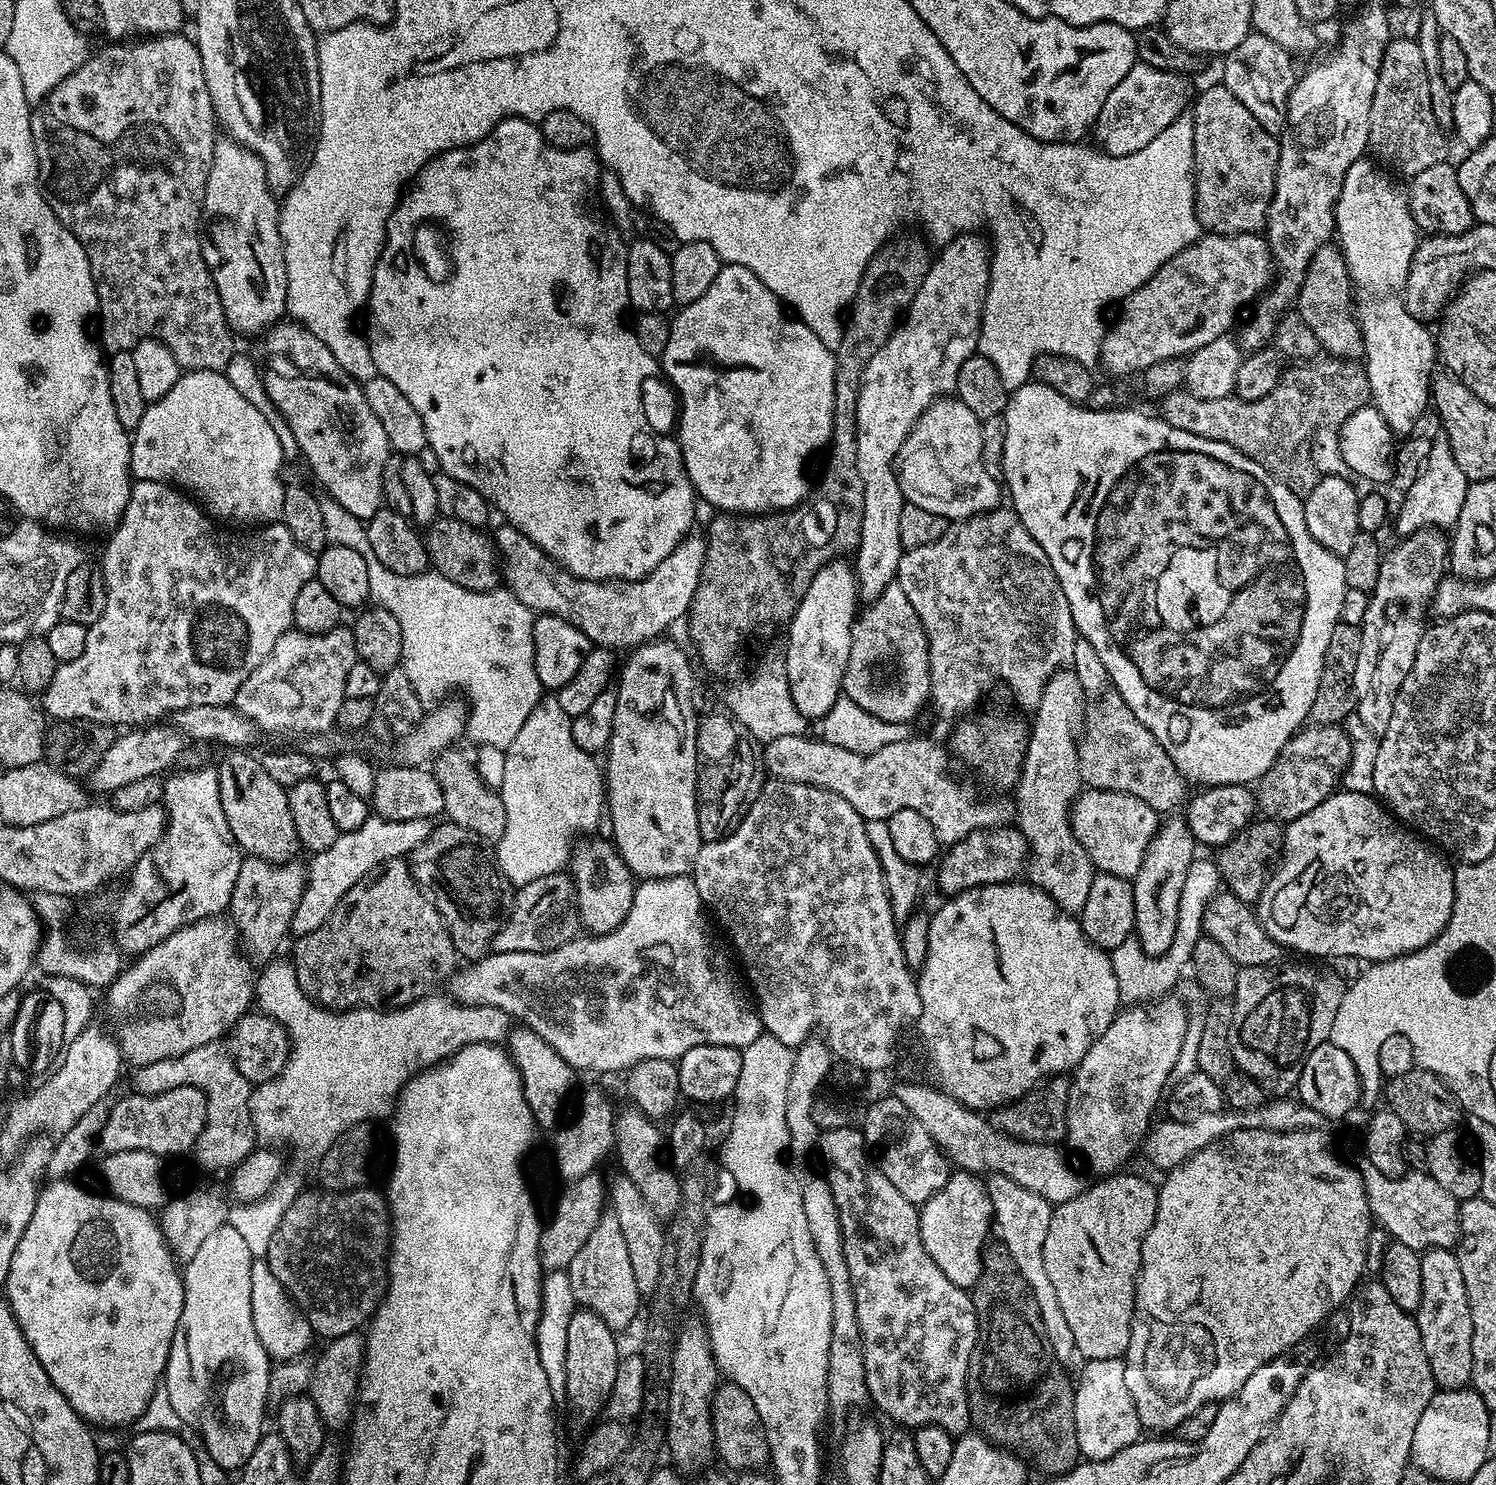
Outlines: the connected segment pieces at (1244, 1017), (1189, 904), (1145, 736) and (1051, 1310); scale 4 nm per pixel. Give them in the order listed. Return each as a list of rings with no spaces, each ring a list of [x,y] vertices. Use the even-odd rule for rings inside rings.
[[[1284,963],[1240,968],[1236,995],[1231,997],[1234,1006],[1234,1022],[1230,1026],[1233,1065],[1243,1075],[1257,1081],[1265,1093],[1276,1098],[1287,1097],[1295,1089],[1310,1050],[1331,1037],[1334,1014],[1338,1014],[1338,1006],[1342,1006],[1346,987],[1336,972],[1315,972],[1304,964]]]
[[[1193,859],[1190,870],[1186,870],[1186,883],[1182,885],[1182,898],[1178,898],[1178,924],[1176,940],[1170,950],[1161,956],[1147,956],[1135,938],[1122,942],[1122,946],[1111,949],[1114,978],[1118,978],[1118,994],[1124,1006],[1140,1006],[1144,1000],[1157,1001],[1169,995],[1168,992],[1180,980],[1180,975],[1191,965],[1194,942],[1198,942],[1204,931],[1204,910],[1212,897],[1221,891],[1220,870],[1215,859]]]
[[[1115,690],[1105,691],[1091,701],[1084,714],[1076,749],[1080,759],[1080,778],[1088,788],[1142,798],[1142,802],[1157,814],[1172,812],[1180,803],[1181,807],[1189,795],[1190,785],[1178,766],[1174,766],[1170,754],[1166,754],[1154,734],[1134,718],[1134,710],[1126,706]]]
[[[989,1175],[986,1180],[990,1202],[992,1203],[992,1218],[995,1231],[1000,1231],[999,1243],[1006,1246],[1010,1258],[1014,1258],[1014,1266],[1026,1278],[1034,1298],[1038,1302],[1038,1310],[1044,1319],[1044,1333],[1052,1345],[1056,1359],[1067,1362],[1071,1356],[1077,1355],[1074,1334],[1070,1334],[1070,1326],[1066,1318],[1062,1318],[1062,1310],[1058,1306],[1058,1294],[1050,1282],[1050,1274],[1046,1274],[1046,1258],[1042,1258],[1042,1246],[1046,1246],[1046,1230],[1050,1230],[1050,1218],[1054,1205],[1046,1202],[1042,1194],[1034,1194],[1034,1190],[1026,1190],[1026,1186],[1018,1186],[1005,1176]]]

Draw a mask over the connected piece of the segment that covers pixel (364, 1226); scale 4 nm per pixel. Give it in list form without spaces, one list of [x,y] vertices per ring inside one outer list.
[[[372,1186],[355,1188],[352,1192],[329,1192],[327,1190],[315,1190],[316,1192],[301,1191],[290,1210],[282,1214],[282,1222],[278,1222],[278,1230],[274,1230],[274,1238],[270,1238],[270,1250],[267,1254],[267,1262],[274,1278],[282,1282],[289,1296],[295,1302],[296,1307],[303,1312],[310,1322],[313,1333],[317,1337],[324,1336],[325,1341],[338,1338],[342,1334],[360,1332],[376,1315],[378,1306],[384,1303],[384,1296],[388,1293],[388,1258],[392,1246],[392,1213],[388,1211],[388,1201],[383,1191],[375,1192]]]

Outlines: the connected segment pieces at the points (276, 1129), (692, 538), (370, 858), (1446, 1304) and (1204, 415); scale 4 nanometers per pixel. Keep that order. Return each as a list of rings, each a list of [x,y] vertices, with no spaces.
[[[273,959],[271,962],[263,965],[264,972],[257,977],[254,984],[254,992],[258,997],[259,1011],[265,1016],[272,1016],[279,1024],[284,1025],[288,1032],[288,1042],[290,1051],[288,1053],[288,1061],[286,1066],[274,1077],[270,1082],[255,1085],[252,1093],[252,1121],[256,1126],[256,1135],[261,1141],[264,1140],[265,1145],[280,1146],[276,1144],[289,1144],[294,1151],[300,1156],[313,1156],[319,1158],[323,1156],[326,1150],[330,1150],[330,1146],[338,1139],[342,1133],[350,1131],[354,1126],[366,1124],[369,1122],[377,1122],[383,1116],[391,1117],[396,1107],[397,1101],[400,1099],[400,1093],[403,1092],[409,1080],[414,1076],[419,1076],[421,1072],[445,1061],[449,1056],[454,1055],[459,1048],[465,1048],[471,1044],[484,1043],[501,1043],[508,1037],[511,1032],[514,1021],[512,1016],[506,1014],[504,1010],[498,1007],[478,1006],[477,1004],[457,1004],[451,998],[443,1000],[440,994],[429,994],[422,1000],[415,1000],[412,1004],[408,1004],[405,1008],[391,1008],[385,1010],[383,1008],[350,1008],[346,1012],[338,1012],[331,1008],[323,1008],[321,1004],[316,1004],[304,993],[302,986],[298,986],[298,978],[296,972],[292,969],[291,963],[287,959]]]
[[[507,522],[501,525],[501,528],[494,532],[494,543],[502,561],[502,580],[507,590],[533,614],[562,618],[570,622],[570,626],[578,626],[578,630],[582,630],[582,634],[586,634],[586,638],[595,647],[609,650],[631,650],[639,644],[647,644],[649,640],[663,637],[667,633],[664,631],[671,624],[676,624],[679,620],[681,623],[687,617],[694,594],[698,590],[708,545],[703,535],[689,534],[669,556],[662,558],[662,562],[658,562],[658,566],[654,566],[654,570],[650,570],[650,574],[646,574],[641,580],[583,580],[570,575],[564,567],[552,561],[541,548],[530,542],[530,538],[526,538],[526,534],[522,534],[522,530]]]
[[[369,815],[366,822],[353,832],[342,832],[340,837],[330,846],[330,850],[322,850],[307,861],[308,884],[304,887],[302,898],[298,902],[298,910],[294,910],[294,918],[290,929],[293,937],[299,938],[318,930],[326,918],[342,902],[344,895],[370,870],[374,870],[387,860],[399,860],[407,857],[432,833],[432,820],[411,820],[410,822],[390,822],[380,816]]]
[[[1430,1248],[1427,1249],[1420,1257],[1420,1269],[1422,1270],[1422,1302],[1416,1308],[1414,1313],[1416,1318],[1416,1325],[1422,1334],[1422,1350],[1426,1350],[1426,1362],[1430,1362],[1430,1370],[1436,1379],[1437,1389],[1444,1389],[1446,1391],[1458,1390],[1459,1388],[1466,1388],[1472,1382],[1472,1359],[1470,1358],[1470,1337],[1474,1334],[1474,1326],[1470,1322],[1470,1302],[1466,1298],[1466,1282],[1462,1278],[1462,1266],[1460,1265],[1460,1258],[1455,1251],[1450,1248]]]
[[[1329,354],[1321,355],[1315,360],[1292,366],[1285,371],[1284,377],[1266,394],[1266,398],[1258,398],[1258,402],[1240,400],[1235,394],[1226,398],[1206,398],[1200,400],[1187,390],[1171,392],[1159,401],[1158,415],[1161,420],[1178,430],[1186,430],[1186,434],[1198,434],[1198,438],[1210,438],[1214,442],[1226,442],[1226,446],[1234,446],[1246,458],[1258,462],[1274,479],[1290,489],[1301,498],[1308,496],[1310,490],[1320,481],[1320,471],[1314,466],[1310,445],[1312,436],[1319,428],[1332,428],[1346,422],[1354,410],[1365,407],[1370,400],[1370,382],[1364,373],[1363,363],[1355,360],[1340,360]]]

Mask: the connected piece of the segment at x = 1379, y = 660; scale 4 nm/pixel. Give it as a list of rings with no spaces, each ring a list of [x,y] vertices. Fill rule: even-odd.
[[[1423,528],[1411,532],[1399,541],[1401,544],[1380,562],[1378,582],[1372,587],[1368,609],[1364,612],[1364,624],[1359,625],[1361,644],[1358,650],[1357,668],[1352,679],[1352,693],[1356,696],[1356,713],[1377,738],[1384,735],[1390,726],[1390,714],[1394,714],[1394,698],[1414,666],[1414,654],[1418,654],[1418,642],[1422,638],[1426,624],[1419,620],[1420,607],[1431,605],[1432,596],[1438,590],[1450,564],[1450,540],[1441,529]]]

